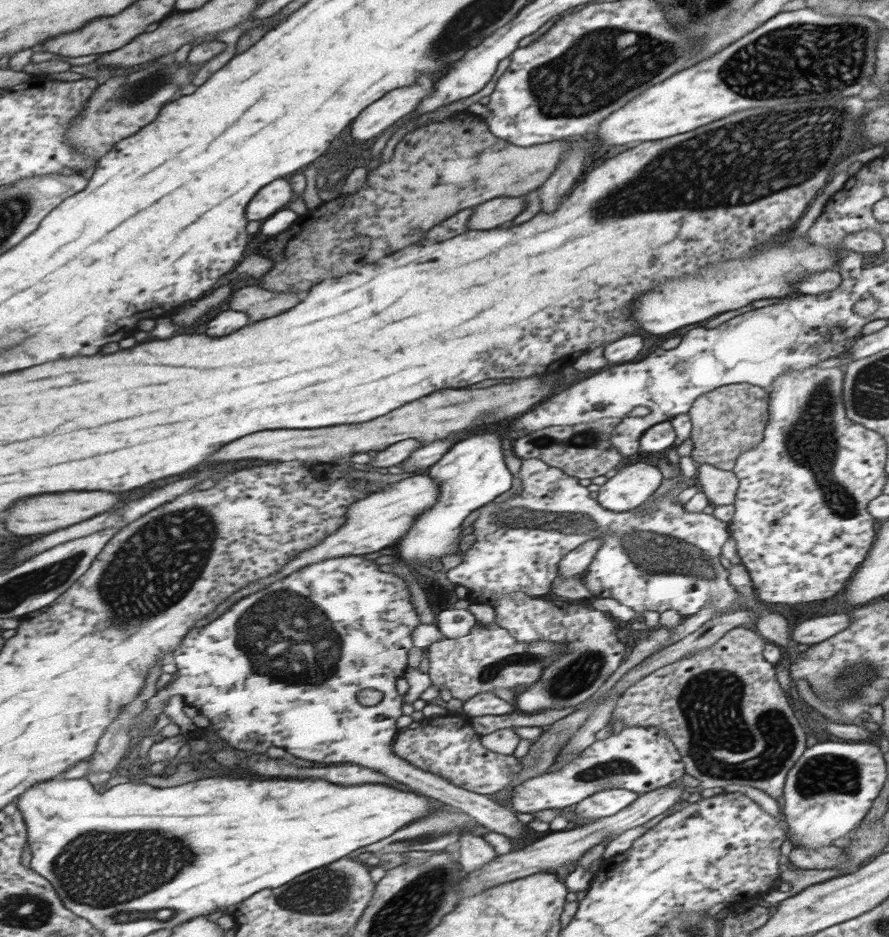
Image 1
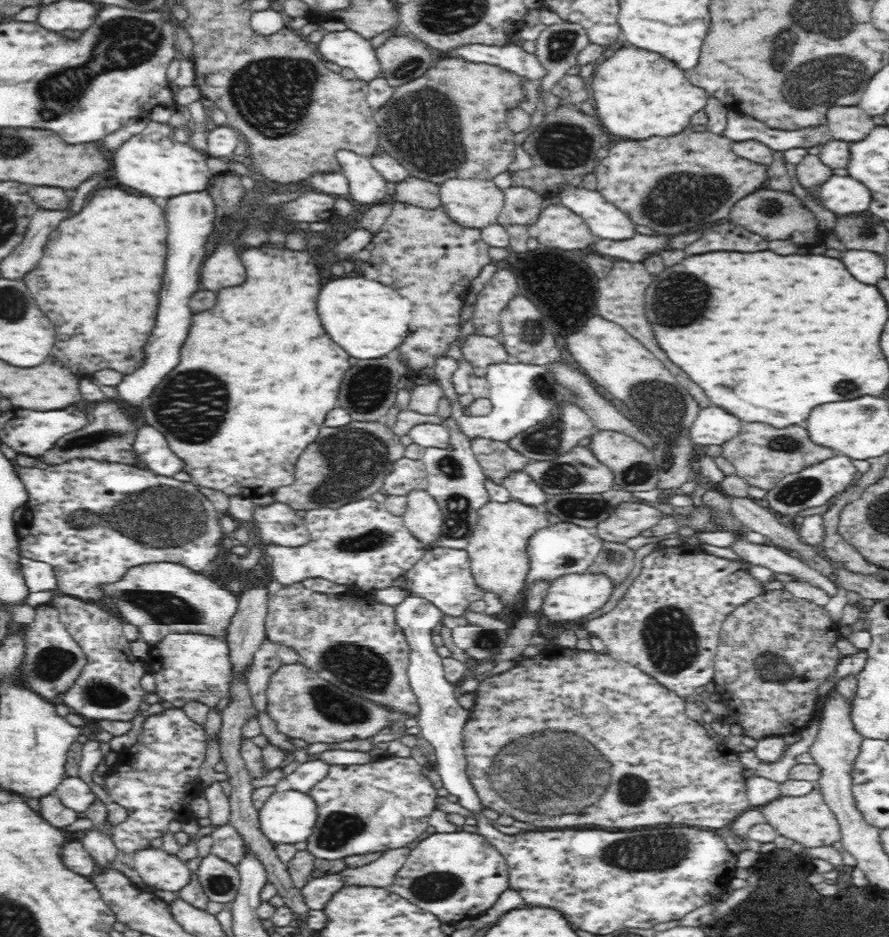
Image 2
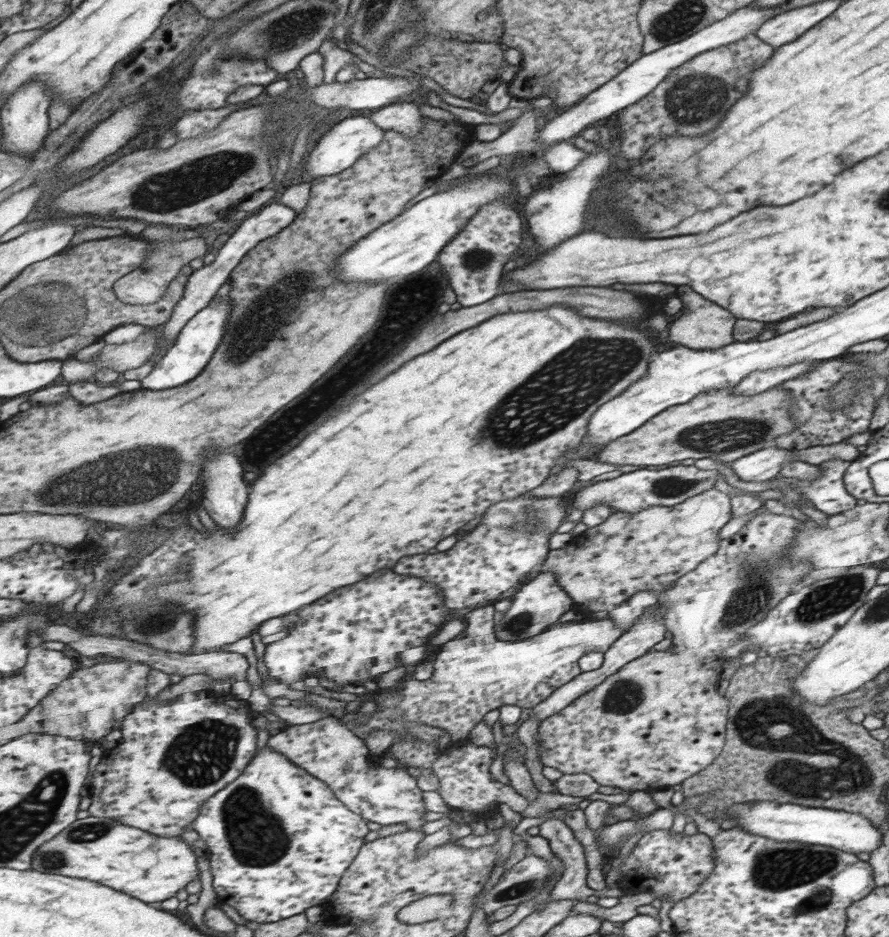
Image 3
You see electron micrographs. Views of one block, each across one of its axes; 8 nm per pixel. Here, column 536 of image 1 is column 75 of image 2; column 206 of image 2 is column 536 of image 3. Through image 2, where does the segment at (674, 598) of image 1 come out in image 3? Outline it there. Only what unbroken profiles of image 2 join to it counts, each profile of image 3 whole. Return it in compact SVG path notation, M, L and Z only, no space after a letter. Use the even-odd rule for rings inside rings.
M527 492L518 498L503 500L493 504L482 516L483 520L471 532L461 534L458 542L446 552L435 554L416 554L408 560L402 560L398 566L404 574L410 576L424 576L443 592L443 603L450 610L456 610L458 616L463 619L463 614L475 611L477 608L486 605L495 605L508 592L516 592L520 584L525 584L530 578L540 573L548 554L551 552L551 538L559 533L559 528L568 523L568 517L572 516L572 496L553 496L552 498L538 498L531 496Z

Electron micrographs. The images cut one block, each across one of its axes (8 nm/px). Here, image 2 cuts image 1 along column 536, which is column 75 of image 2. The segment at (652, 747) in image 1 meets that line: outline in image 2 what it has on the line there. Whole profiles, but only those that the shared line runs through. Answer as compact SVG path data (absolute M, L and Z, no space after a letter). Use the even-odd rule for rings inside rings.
M64 777L54 793L64 806L77 813L88 810L90 804L97 799L94 792L80 777Z

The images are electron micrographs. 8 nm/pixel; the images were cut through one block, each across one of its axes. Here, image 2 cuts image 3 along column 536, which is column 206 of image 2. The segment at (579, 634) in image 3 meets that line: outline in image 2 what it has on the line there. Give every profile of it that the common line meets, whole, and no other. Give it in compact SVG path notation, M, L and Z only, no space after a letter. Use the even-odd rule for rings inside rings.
M174 633L166 635L158 644L152 645L149 650L150 674L155 680L154 692L161 698L165 707L183 708L191 701L198 701L212 708L221 698L229 693L231 680L234 676L230 657L231 649L226 639L194 633Z

